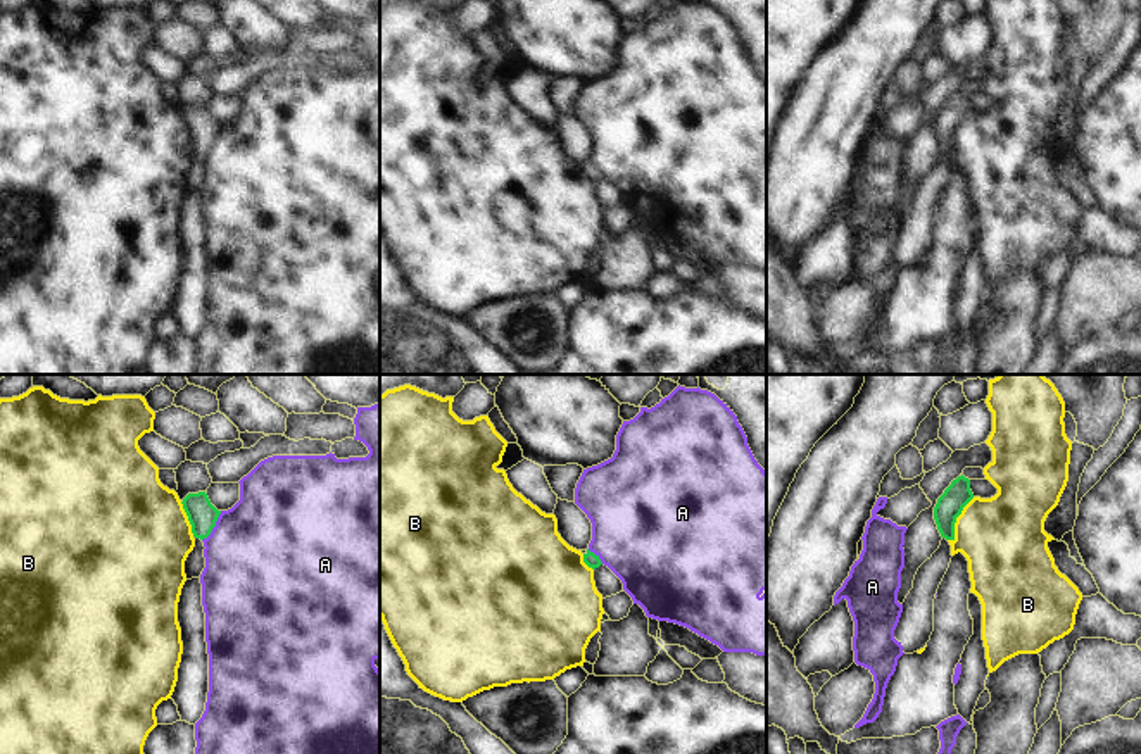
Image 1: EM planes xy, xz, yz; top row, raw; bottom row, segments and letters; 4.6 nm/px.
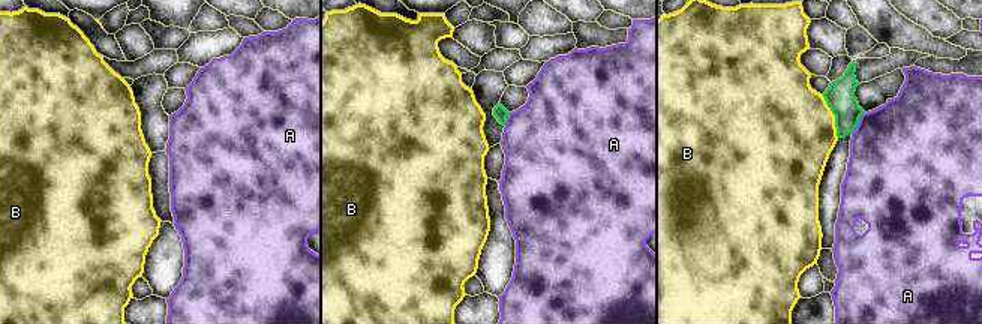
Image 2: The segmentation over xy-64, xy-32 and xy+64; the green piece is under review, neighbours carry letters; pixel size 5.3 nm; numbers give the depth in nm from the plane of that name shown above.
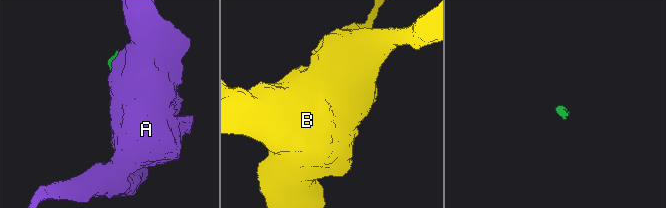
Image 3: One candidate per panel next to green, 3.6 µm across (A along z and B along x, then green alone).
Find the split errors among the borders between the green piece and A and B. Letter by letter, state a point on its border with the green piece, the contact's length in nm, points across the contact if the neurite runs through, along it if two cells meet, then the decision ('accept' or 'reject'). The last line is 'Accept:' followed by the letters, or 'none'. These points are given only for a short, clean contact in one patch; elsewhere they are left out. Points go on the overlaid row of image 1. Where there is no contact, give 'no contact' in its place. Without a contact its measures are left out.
A: meets green in xy at (214, 525); contact 170 nm long; border along xy (221, 511), (216, 525), (202, 540); reject
B: meets green in yz at (955, 520); contact 240 nm long; border along yz (974, 497), (957, 518), (955, 535), (948, 540); reject
Accept: none

